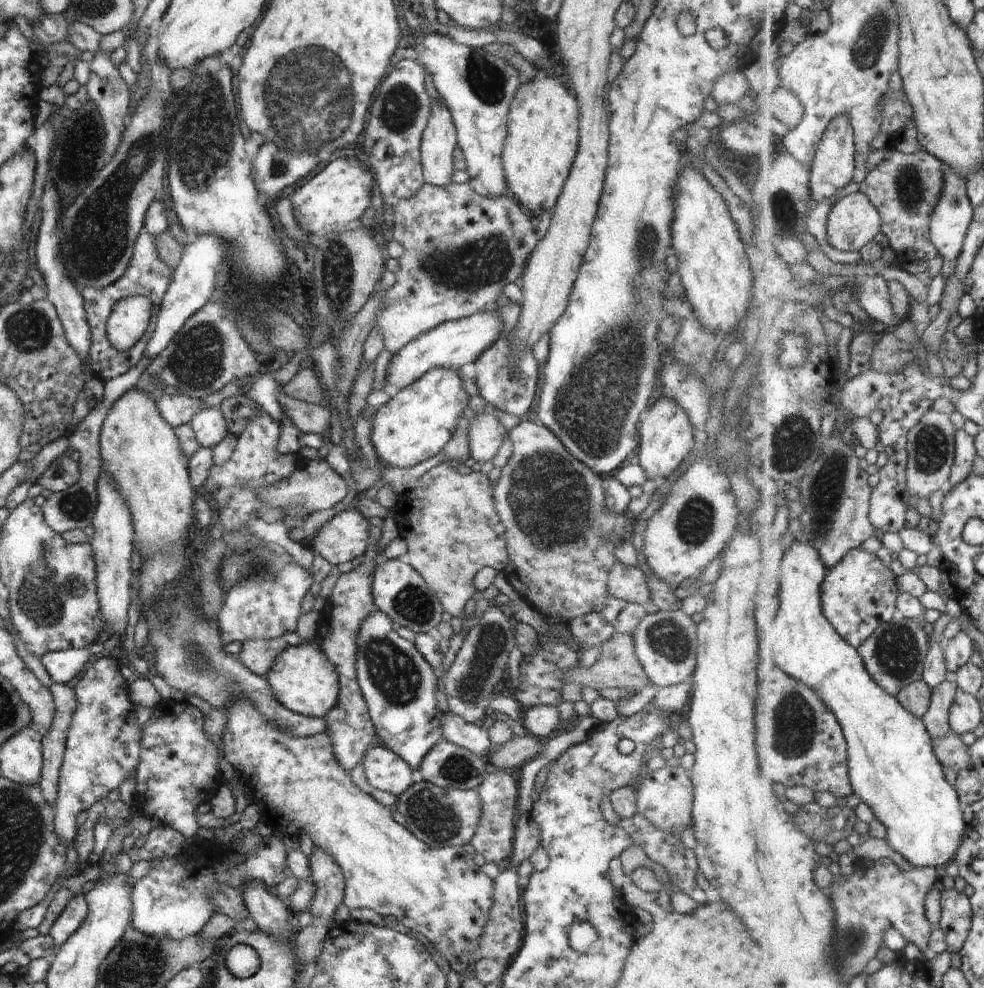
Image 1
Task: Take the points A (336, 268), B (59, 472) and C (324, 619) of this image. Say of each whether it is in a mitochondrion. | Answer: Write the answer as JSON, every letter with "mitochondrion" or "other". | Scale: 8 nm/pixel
{"A":"mitochondrion","B":"mitochondrion","C":"other"}

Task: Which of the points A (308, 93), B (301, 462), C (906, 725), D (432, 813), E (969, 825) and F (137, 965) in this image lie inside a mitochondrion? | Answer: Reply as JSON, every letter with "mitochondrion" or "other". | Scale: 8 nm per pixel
{"A":"mitochondrion","B":"other","C":"other","D":"mitochondrion","E":"other","F":"mitochondrion"}

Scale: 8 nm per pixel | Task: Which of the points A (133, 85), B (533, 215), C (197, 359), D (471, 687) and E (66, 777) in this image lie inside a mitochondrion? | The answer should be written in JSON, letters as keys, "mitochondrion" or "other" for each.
{"A":"other","B":"other","C":"mitochondrion","D":"mitochondrion","E":"other"}

